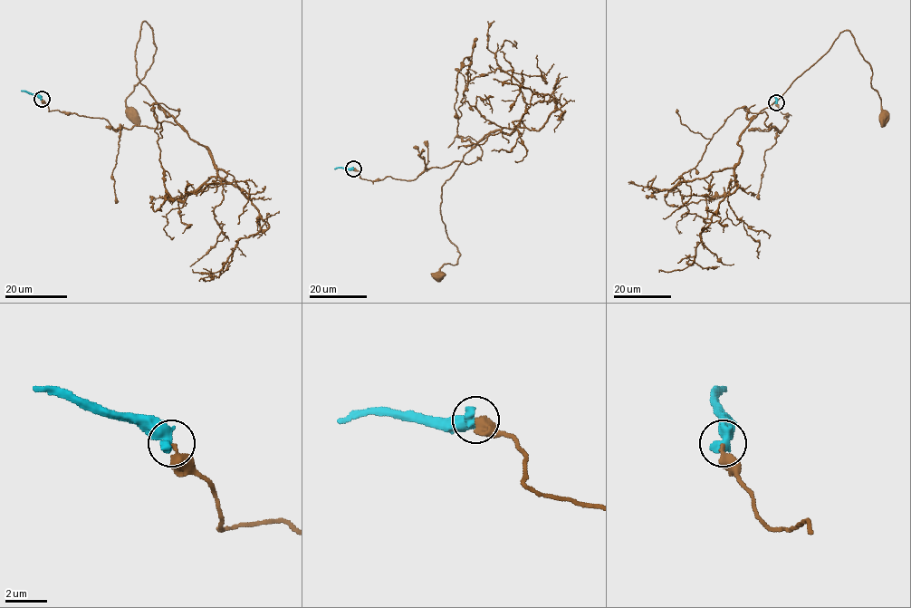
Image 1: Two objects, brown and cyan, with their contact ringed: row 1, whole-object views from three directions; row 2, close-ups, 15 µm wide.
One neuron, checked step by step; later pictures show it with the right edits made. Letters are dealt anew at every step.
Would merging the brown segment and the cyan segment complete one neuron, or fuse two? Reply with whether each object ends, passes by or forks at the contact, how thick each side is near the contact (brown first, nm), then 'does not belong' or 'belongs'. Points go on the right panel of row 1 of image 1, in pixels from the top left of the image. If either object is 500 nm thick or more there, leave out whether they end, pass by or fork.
calibres 320 and 650 nm; does not belong

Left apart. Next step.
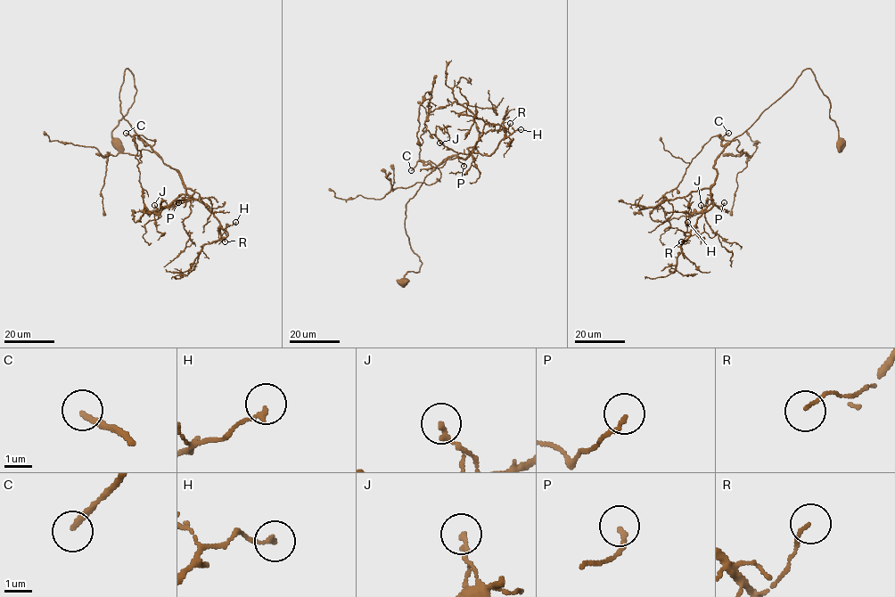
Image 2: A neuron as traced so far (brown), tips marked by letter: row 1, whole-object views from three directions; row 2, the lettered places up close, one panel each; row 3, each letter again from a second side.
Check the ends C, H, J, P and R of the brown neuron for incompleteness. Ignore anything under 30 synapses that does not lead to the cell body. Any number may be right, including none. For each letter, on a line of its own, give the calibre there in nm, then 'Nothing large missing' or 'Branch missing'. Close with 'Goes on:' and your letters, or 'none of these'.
C: Thickness 200 nm. Branch missing
H: Thickness 160 nm. Nothing large missing
J: Thickness 170 nm. Nothing large missing
P: Thickness 160 nm. Nothing large missing
R: Thickness 120 nm. Nothing large missing
Goes on: C

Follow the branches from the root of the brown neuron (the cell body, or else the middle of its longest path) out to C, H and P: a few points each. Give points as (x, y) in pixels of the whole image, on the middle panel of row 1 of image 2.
C: (403, 282), (397, 280), (422, 265), (406, 233), (406, 204), (431, 166), (418, 161), (411, 170)
H: (403, 282), (397, 280), (422, 265), (405, 218), (406, 204), (425, 177), (447, 158), (489, 155), (521, 129)
P: (403, 282), (397, 280), (422, 265), (406, 233), (406, 204), (445, 159), (471, 152), (457, 155), (463, 166)

